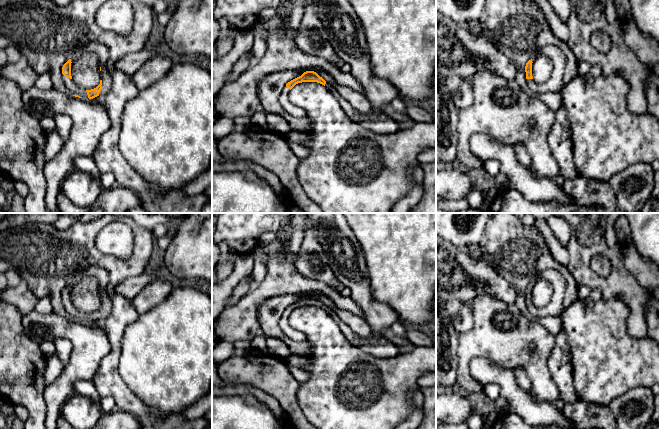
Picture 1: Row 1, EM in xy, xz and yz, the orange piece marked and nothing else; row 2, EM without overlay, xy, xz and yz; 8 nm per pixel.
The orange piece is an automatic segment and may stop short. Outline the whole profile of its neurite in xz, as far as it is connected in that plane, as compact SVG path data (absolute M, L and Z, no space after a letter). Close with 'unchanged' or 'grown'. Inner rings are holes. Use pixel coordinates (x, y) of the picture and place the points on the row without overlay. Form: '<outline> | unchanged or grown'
M306 295L301 300L291 304L283 312L281 319L279 320L279 326L283 334L289 339L295 342L307 341L305 333L292 328L288 322L290 314L298 307L302 306L317 306L326 310L335 320L339 326L341 332L346 339L353 345L359 347L365 353L378 357L378 358L390 358L396 357L400 354L400 351L396 345L386 338L371 336L368 338L362 338L354 333L351 328L344 323L335 313L334 310L326 306L314 295Z | grown

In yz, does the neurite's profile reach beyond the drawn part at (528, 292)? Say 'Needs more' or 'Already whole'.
Needs more

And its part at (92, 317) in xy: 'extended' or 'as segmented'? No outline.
extended

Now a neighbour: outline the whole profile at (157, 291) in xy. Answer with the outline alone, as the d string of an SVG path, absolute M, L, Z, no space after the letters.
M156 269L153 272L156 275L156 279L132 299L132 303L139 314L146 313L164 301L173 290L169 282L156 274Z

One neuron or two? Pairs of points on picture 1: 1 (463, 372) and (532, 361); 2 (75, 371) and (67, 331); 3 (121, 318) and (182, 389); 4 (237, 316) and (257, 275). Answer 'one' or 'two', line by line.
1: one
2: one
3: two
4: two

